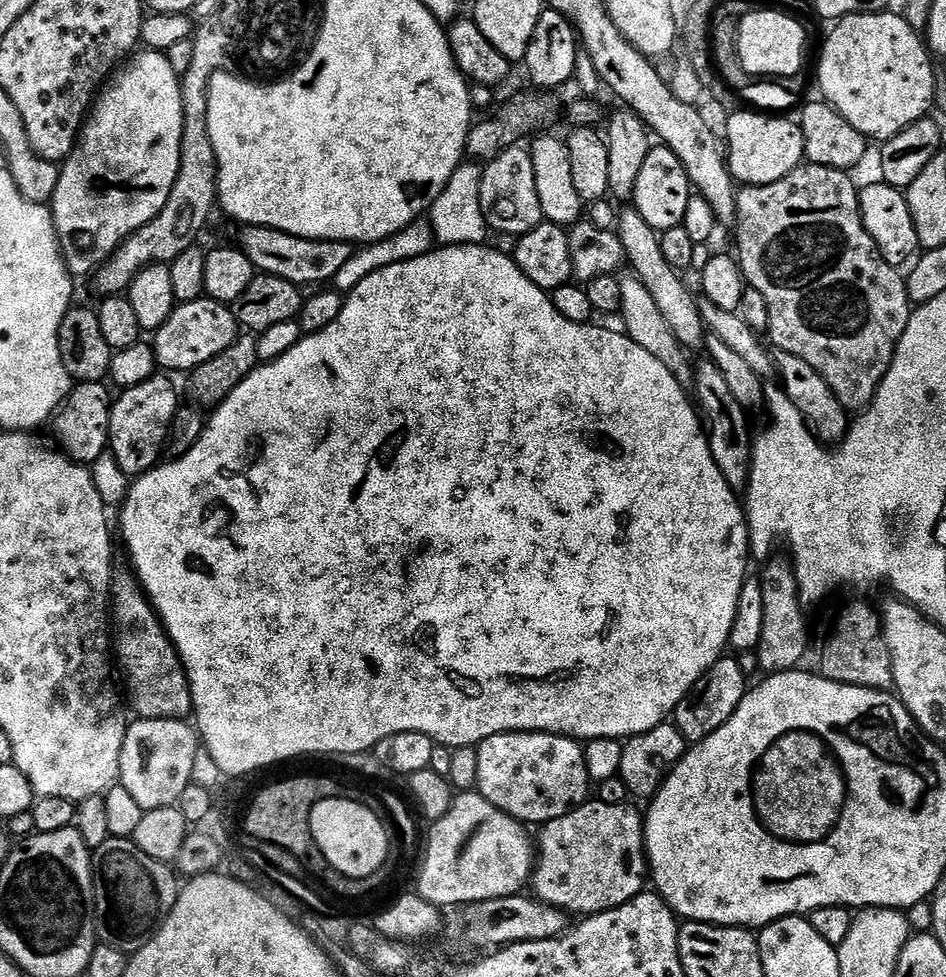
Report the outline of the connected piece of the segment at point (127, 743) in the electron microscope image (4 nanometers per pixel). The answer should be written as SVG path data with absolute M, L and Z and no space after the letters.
M133 719L122 742L119 787L130 790L144 812L179 805L182 792L193 784L194 756L201 746L197 729L184 720Z

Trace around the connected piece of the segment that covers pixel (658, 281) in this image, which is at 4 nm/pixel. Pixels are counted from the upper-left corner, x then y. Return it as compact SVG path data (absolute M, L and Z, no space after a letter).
M628 206L621 212L616 233L622 242L629 269L646 286L680 345L688 350L698 345L701 347L706 340L706 327L701 318L699 301L684 284L684 278L663 257L659 233L653 230L634 206Z

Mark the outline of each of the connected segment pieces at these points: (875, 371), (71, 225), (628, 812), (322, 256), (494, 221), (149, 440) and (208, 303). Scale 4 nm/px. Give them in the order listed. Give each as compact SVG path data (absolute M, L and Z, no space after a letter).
M804 162L801 163L799 168L795 168L793 172L786 174L786 178L782 178L778 182L741 187L736 194L736 219L734 224L735 227L740 227L740 233L736 236L736 248L740 251L738 261L747 287L751 291L753 288L754 291L760 292L762 299L769 300L769 337L767 336L767 339L769 341L772 339L777 344L775 347L779 351L794 354L798 358L802 358L802 362L814 366L814 370L818 370L818 374L822 374L822 378L826 378L830 390L834 390L838 402L842 402L844 408L863 410L872 403L876 389L880 387L880 381L888 373L888 367L892 365L892 359L896 353L896 343L902 338L914 308L909 301L905 277L902 275L901 269L890 266L890 262L886 262L886 258L882 258L874 238L870 238L870 234L862 222L858 184L855 184L848 176L851 175L839 168L827 168L826 166Z
M140 51L123 66L117 67L111 79L103 85L90 109L76 147L63 161L58 190L54 190L50 201L52 221L56 227L56 236L60 239L64 265L76 278L91 277L103 264L108 263L128 237L153 220L162 206L166 206L170 190L174 190L174 182L178 178L182 138L181 77L174 74L174 66L170 66L163 51Z
M597 798L575 808L562 818L554 818L549 824L539 829L538 855L534 860L534 871L530 877L535 899L550 907L563 909L568 914L581 912L581 917L595 916L611 908L622 906L639 896L646 888L649 875L648 858L644 851L644 816L636 808L628 808L627 803L607 805Z
M248 226L243 229L244 241L242 247L244 253L250 258L250 262L261 273L268 273L276 275L278 278L289 280L299 286L305 284L316 284L312 286L324 286L332 282L338 270L348 262L354 253L354 248L347 240L307 240L301 236L294 234L286 234L282 230L274 230L273 228L257 228L255 226Z
M509 146L498 158L487 161L482 178L480 205L484 221L493 233L505 232L511 238L519 238L534 230L544 220L539 205L538 191L534 178L534 162L527 147Z
M155 374L144 380L140 385L123 389L120 397L115 397L110 414L108 427L108 447L112 456L122 466L129 478L143 476L157 464L161 463L162 455L169 441L168 428L178 407L176 388L164 374Z
M212 297L177 303L175 310L166 318L161 328L155 329L155 363L169 373L187 374L226 351L236 341L240 327L233 316L231 307Z

